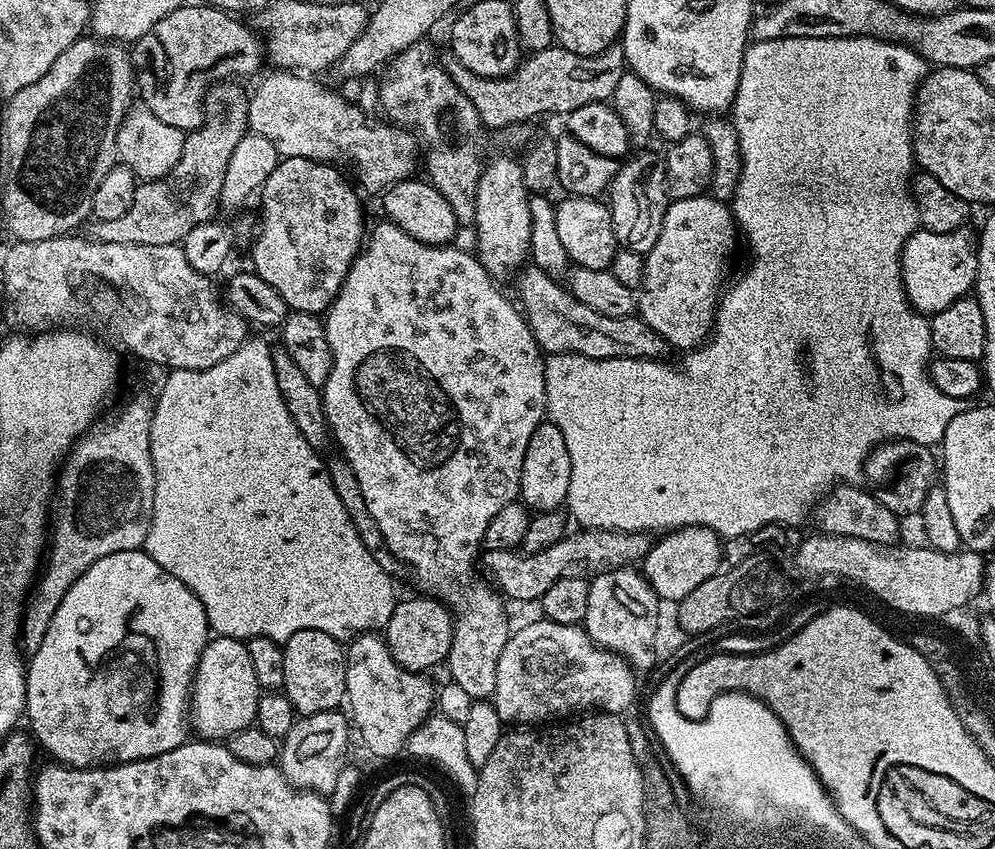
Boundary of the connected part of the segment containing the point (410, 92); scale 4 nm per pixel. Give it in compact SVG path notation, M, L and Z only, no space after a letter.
M427 39L419 40L414 46L410 46L399 56L391 61L392 69L388 72L388 77L382 80L380 87L379 107L388 111L393 121L399 122L407 128L421 145L428 144L429 152L422 156L422 168L425 168L427 179L454 206L457 225L475 225L476 215L474 206L476 205L476 191L482 171L482 161L480 162L480 132L482 125L478 118L478 110L474 110L474 102L466 98L458 90L454 78L444 69L443 63L436 60L436 52L428 45Z

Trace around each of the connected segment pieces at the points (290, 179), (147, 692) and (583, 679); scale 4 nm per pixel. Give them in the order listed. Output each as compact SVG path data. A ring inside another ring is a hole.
M293 156L283 157L279 161L277 168L268 178L266 178L262 195L264 194L264 221L261 222L259 231L255 233L252 244L252 264L257 276L261 276L266 282L270 282L270 286L274 286L274 290L278 290L278 294L282 294L282 298L288 303L289 309L294 312L315 312L317 314L327 313L336 295L340 292L340 287L344 284L344 280L348 276L348 271L352 268L352 263L356 261L356 257L360 255L366 243L366 224L364 228L364 208L360 205L361 193L355 187L351 188L346 181L340 177L340 172L328 162L318 160L307 160L306 158L294 158Z
M135 548L134 550L122 550L118 554L106 554L106 558L98 558L98 562L94 562L94 566L90 566L90 570L86 570L86 574L82 574L82 578L78 578L74 582L74 586L70 586L70 590L66 590L66 598L62 598L62 606L58 606L58 610L54 610L54 618L50 618L50 630L46 630L46 638L42 638L42 646L38 646L38 650L31 653L30 659L26 664L26 720L32 723L30 727L31 735L34 737L35 743L41 749L44 748L49 752L53 761L66 764L70 768L94 768L97 766L107 766L109 764L125 764L131 760L145 760L151 756L158 754L166 754L170 750L174 750L178 746L182 746L190 736L190 701L192 699L192 679L196 677L196 667L200 661L202 650L207 646L210 639L210 629L208 627L208 619L206 618L206 610L202 606L202 602L198 602L198 598L193 594L187 586L182 582L178 582L178 578L174 578L174 574L170 574L166 570L162 570L162 566L158 566L158 562L154 562L154 558L150 558L148 553Z
M539 618L530 622L509 635L506 646L498 660L497 681L492 703L498 710L499 718L503 723L538 722L537 724L562 718L567 710L596 704L600 711L605 707L620 710L624 706L634 706L632 696L632 684L637 681L635 671L628 661L615 655L604 648L599 648L584 631L581 625L558 623L547 618Z

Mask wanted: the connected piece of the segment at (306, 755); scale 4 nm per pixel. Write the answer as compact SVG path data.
M343 711L319 712L309 716L300 716L294 722L290 734L286 734L280 745L278 757L278 767L280 772L296 788L311 790L321 794L329 794L337 785L338 774L346 765L344 755L348 752L348 728L350 732L350 720L347 715L343 716Z

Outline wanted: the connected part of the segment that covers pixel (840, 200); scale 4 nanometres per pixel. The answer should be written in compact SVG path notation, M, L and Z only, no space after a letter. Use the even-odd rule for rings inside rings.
M847 36L846 38L774 38L770 42L757 40L749 43L744 50L744 65L738 82L736 100L730 109L730 119L736 128L740 139L740 181L736 187L736 193L732 196L730 207L732 216L736 220L739 235L748 239L748 252L752 255L752 261L748 269L733 282L723 289L716 306L716 318L712 322L712 331L707 340L700 345L683 353L680 365L668 364L664 360L635 360L634 358L586 358L582 354L570 354L569 352L554 352L544 357L544 373L546 374L546 416L551 423L558 425L562 430L562 438L566 450L570 450L570 490L566 508L572 511L572 516L577 520L581 529L601 528L611 532L647 532L660 534L665 530L689 528L690 526L702 526L714 530L721 538L730 536L751 536L767 529L769 526L800 526L804 519L809 519L810 513L827 497L833 486L841 482L855 485L856 480L865 471L865 461L872 449L889 440L913 440L919 444L936 446L944 439L946 426L950 426L950 418L957 416L962 411L961 401L942 394L930 382L926 382L926 368L918 361L912 360L912 319L918 316L912 303L908 301L908 295L904 289L904 279L900 273L900 255L904 249L904 243L912 237L921 227L920 215L916 209L916 203L912 197L912 181L914 179L914 157L912 155L912 122L916 107L916 94L920 87L920 81L928 75L929 65L919 56L913 48L906 48L902 44L893 44L891 40L876 40L872 36Z

